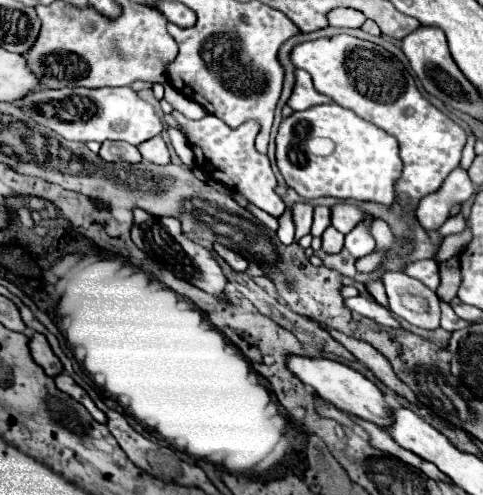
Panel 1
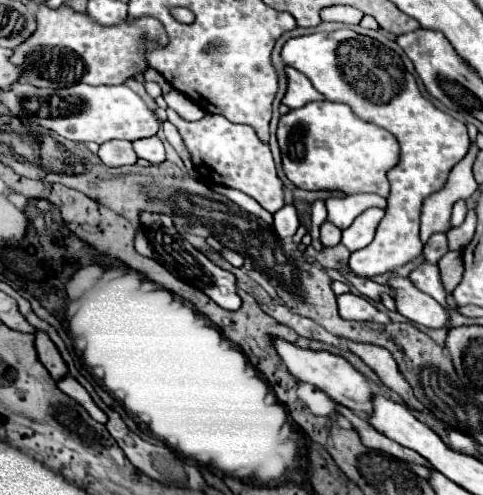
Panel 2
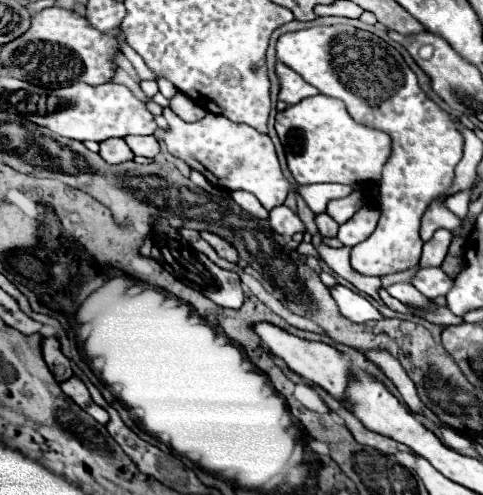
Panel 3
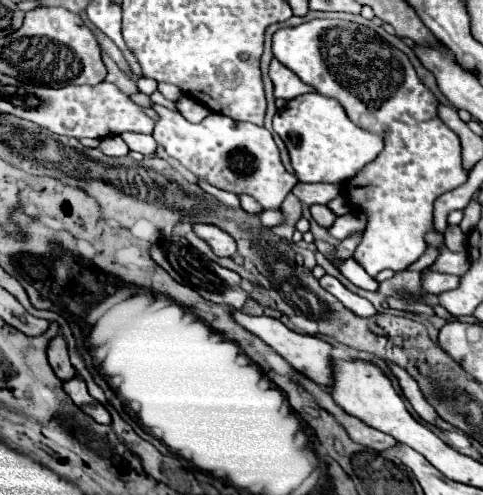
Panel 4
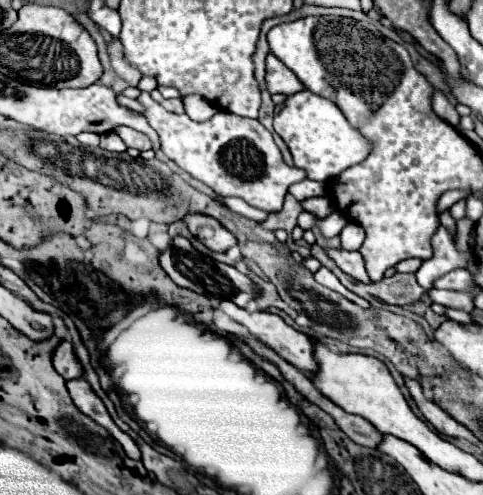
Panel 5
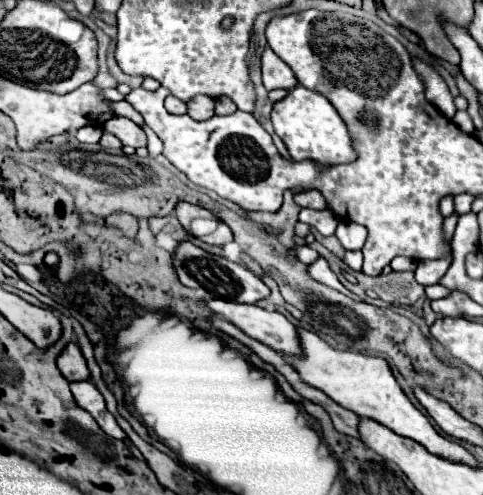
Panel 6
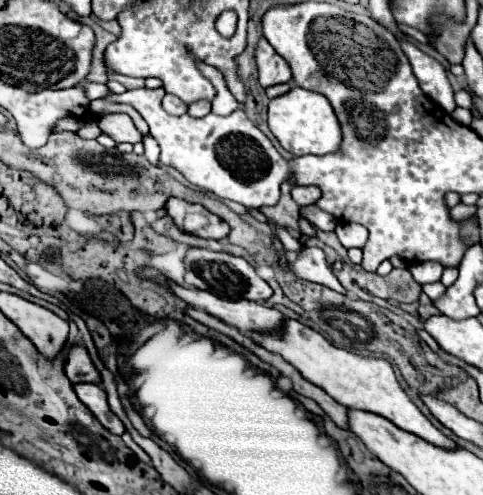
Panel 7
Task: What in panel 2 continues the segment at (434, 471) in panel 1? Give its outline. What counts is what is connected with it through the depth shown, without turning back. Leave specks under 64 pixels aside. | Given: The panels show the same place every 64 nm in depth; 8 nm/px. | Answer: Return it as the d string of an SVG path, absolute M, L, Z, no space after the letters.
M340 404L336 406L336 410L338 410L344 418L348 418L348 420L352 422L352 426L354 426L354 430L358 432L358 436L360 436L360 440L362 440L362 444L364 444L364 446L368 446L368 448L372 448L372 450L386 452L386 454L396 456L396 458L402 458L402 460L412 460L412 462L416 462L416 464L428 466L428 460L424 460L418 452L412 452L412 450L408 450L408 448L404 448L404 446L396 444L394 440L386 438L384 434L380 434L378 430L374 430L374 428L372 428L372 426L370 426L364 418L356 416L352 410L342 408Z

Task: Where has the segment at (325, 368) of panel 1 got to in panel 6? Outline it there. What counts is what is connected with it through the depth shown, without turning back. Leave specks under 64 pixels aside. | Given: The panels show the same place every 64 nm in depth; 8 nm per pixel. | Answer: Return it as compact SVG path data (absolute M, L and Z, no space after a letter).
M204 300L204 306L214 314L224 316L234 326L238 326L250 338L274 348L284 354L298 354L298 334L296 328L280 314L272 310L264 310L256 304L236 304L228 300Z

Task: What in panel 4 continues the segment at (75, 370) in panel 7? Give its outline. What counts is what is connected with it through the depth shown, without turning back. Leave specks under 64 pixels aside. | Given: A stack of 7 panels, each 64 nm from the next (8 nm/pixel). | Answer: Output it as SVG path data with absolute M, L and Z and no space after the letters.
M56 336L50 346L48 346L48 362L52 366L52 370L56 372L56 376L66 382L70 378L76 376L74 366L70 364L70 356L68 356L68 346L66 340L62 336Z

